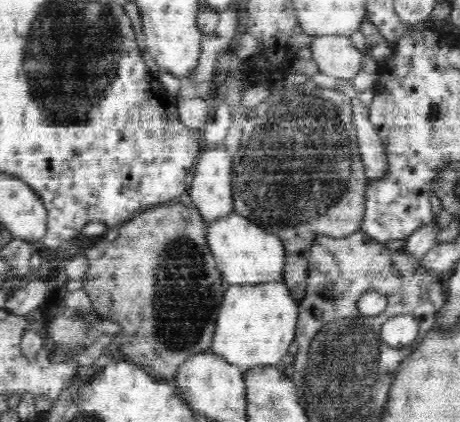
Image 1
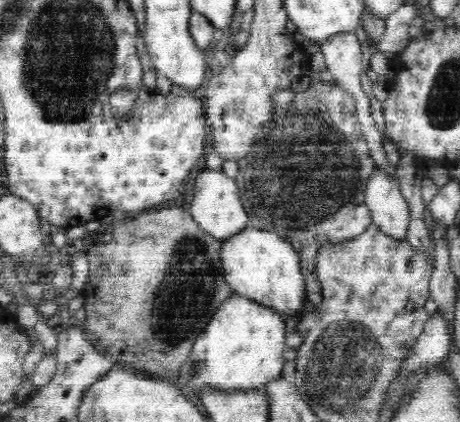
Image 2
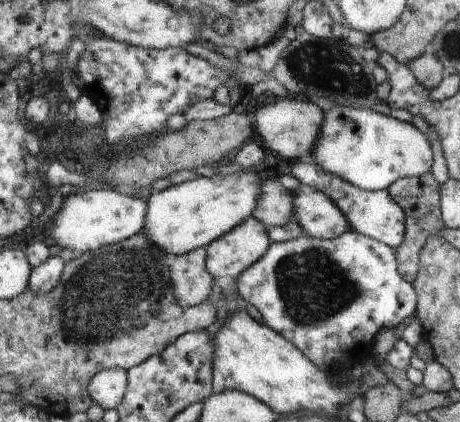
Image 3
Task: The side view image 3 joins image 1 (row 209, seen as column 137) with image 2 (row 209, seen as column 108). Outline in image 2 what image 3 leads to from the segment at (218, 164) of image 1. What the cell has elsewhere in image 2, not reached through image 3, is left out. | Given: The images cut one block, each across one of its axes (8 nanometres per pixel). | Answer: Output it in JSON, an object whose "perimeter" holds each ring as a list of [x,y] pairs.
{"perimeter":[[[212,170],[200,172],[198,178],[190,180],[190,190],[194,192],[194,202],[186,208],[206,234],[214,236],[220,242],[226,242],[228,238],[234,238],[236,234],[242,234],[246,230],[248,214],[244,210],[244,202],[240,202],[242,198],[238,194],[234,180],[228,178],[224,172],[212,172]]]}

